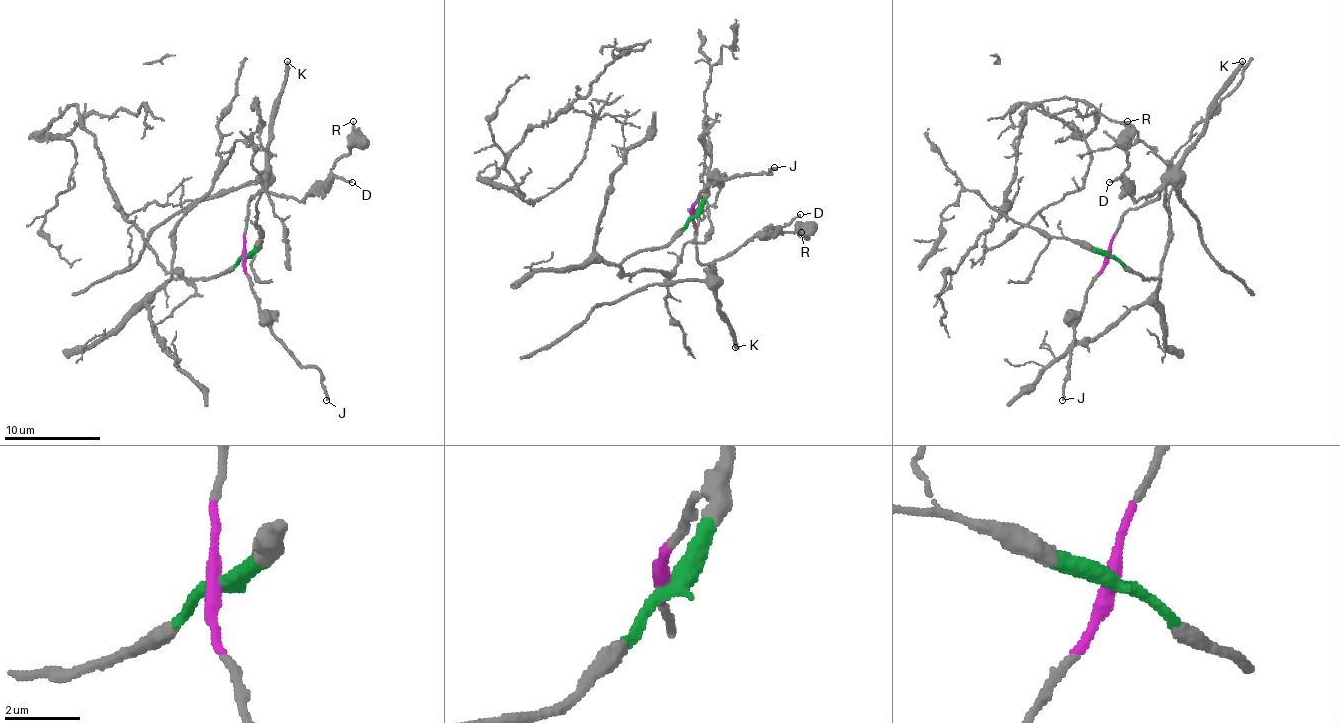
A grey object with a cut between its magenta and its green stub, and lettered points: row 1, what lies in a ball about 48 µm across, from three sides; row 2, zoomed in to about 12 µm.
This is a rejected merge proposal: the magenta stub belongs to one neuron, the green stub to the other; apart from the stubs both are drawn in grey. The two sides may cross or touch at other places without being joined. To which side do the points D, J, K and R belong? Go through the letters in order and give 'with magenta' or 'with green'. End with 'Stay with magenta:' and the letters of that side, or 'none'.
D: with magenta
J: with magenta
K: with magenta
R: with magenta
Stay with magenta: D, J, K, R

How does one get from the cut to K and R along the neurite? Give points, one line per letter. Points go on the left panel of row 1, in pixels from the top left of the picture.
K: (244, 256), (246, 210), (266, 171), (273, 104), (282, 92), (287, 60)
R: (244, 256), (249, 203), (253, 198), (273, 193), (299, 200), (321, 183), (350, 150), (352, 121)

